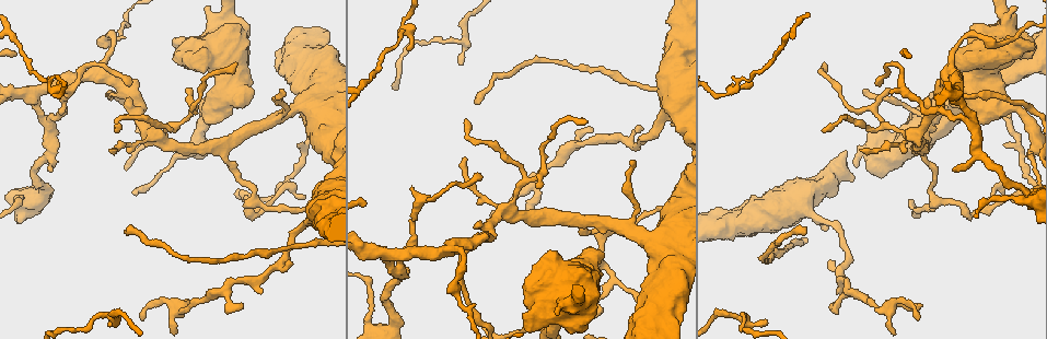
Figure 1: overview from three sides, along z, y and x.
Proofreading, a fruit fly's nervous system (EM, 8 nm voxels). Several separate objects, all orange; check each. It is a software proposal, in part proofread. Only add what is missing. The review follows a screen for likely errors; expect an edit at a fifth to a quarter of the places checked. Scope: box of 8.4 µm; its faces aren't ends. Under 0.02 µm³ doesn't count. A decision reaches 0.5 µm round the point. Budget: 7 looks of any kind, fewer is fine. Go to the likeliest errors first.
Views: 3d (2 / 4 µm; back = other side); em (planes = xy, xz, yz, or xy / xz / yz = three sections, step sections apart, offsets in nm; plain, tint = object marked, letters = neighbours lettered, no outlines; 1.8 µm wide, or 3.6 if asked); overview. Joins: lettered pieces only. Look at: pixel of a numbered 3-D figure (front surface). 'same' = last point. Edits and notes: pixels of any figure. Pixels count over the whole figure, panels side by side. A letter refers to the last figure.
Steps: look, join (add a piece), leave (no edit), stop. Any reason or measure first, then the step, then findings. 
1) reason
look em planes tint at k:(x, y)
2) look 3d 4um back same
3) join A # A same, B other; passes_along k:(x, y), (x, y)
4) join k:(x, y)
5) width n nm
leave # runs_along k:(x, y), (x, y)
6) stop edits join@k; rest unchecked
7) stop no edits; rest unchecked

tapers out
look em planes letters at 1:(126, 235)

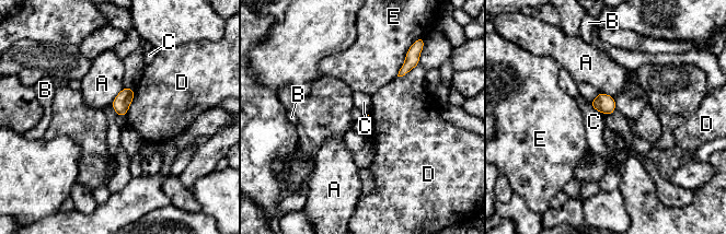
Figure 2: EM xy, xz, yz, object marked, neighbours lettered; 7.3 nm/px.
leave # A other, B other, C other, D other, E other; border 2:(588, 102), (601, 113); no lettered piece goes on from it

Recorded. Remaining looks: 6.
thick turns thin
look em 3.6um planes letters at 1:(1006, 22)

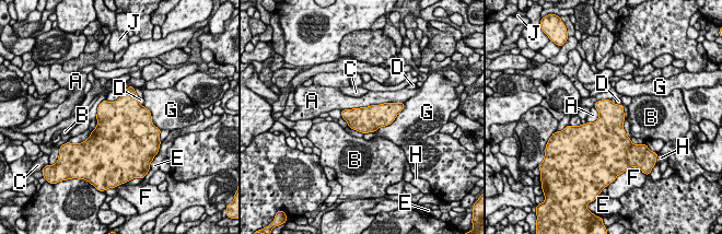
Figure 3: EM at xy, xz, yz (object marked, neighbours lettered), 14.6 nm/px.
leave # A other, B other, C other, D other, E other, F other, G other, H other, J other; border 3:(397, 102), (341, 110); no lettered piece goes on from it

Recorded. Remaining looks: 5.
free end
look em planes letters at 1:(48, 168)

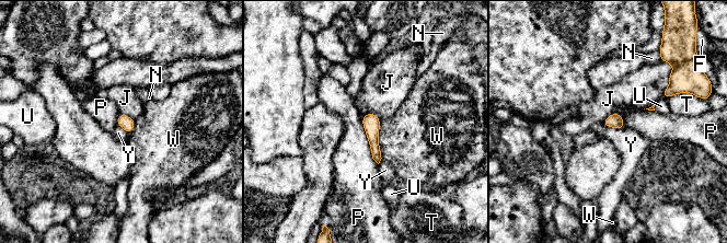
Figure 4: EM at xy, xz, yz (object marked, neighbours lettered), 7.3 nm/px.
longest_contact P 360 nm
leave # F other, J other, N other, P other, T other, U other, W other, Y other; border 4:(601, 123), (606, 126), (625, 128); none of them fits

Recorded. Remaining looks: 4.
stop no edits; rest unchecked

